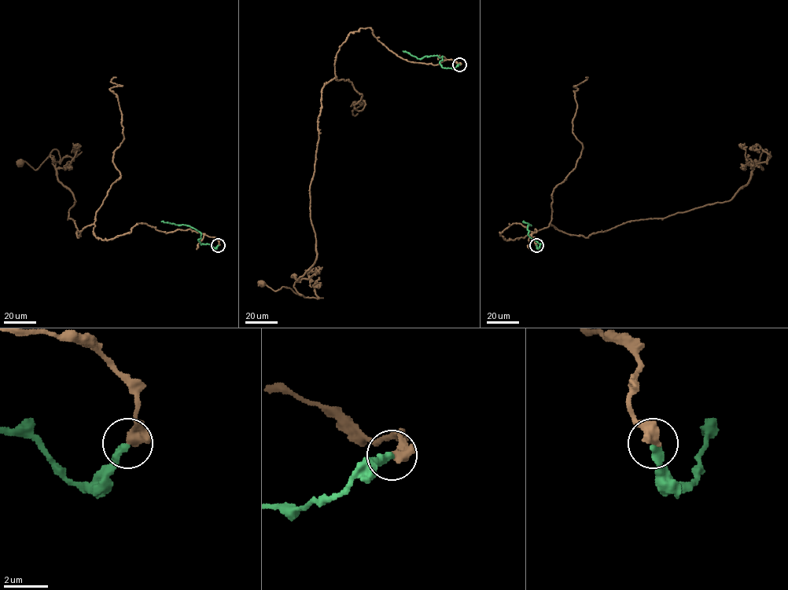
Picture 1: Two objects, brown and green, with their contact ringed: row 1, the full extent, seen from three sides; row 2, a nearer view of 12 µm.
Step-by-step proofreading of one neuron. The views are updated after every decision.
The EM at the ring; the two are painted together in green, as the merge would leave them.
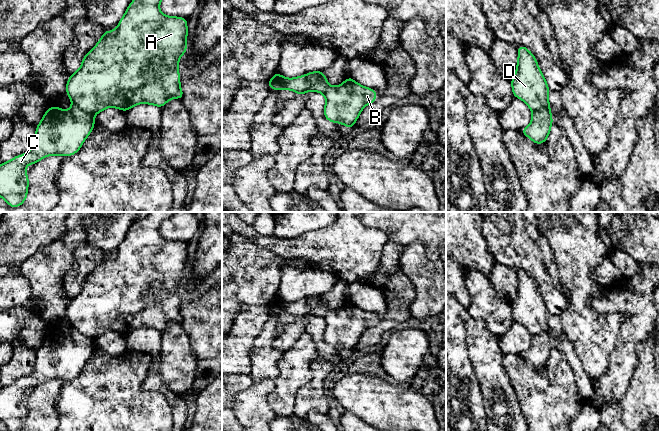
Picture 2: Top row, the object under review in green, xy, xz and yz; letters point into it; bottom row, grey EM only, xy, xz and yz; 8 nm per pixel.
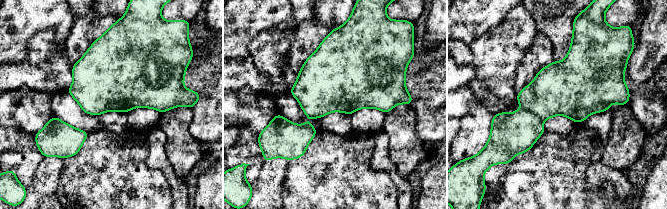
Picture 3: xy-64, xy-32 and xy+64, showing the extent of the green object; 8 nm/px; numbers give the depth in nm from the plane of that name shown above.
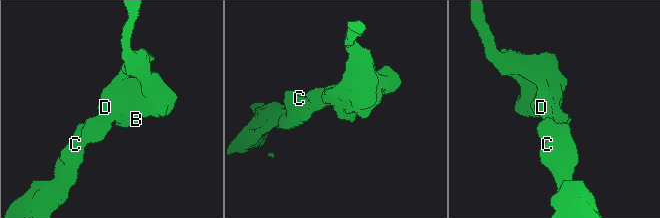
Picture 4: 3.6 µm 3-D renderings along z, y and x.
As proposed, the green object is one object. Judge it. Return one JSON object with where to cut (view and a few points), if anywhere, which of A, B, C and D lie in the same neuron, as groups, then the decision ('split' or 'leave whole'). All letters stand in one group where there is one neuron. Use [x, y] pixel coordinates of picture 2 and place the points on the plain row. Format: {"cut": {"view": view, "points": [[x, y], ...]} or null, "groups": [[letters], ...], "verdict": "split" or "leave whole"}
{"cut": {"view": "xy", "points": [[73, 326], [93, 340]]}, "groups": [["A", "B", "D"], ["C"]], "verdict": "split"}

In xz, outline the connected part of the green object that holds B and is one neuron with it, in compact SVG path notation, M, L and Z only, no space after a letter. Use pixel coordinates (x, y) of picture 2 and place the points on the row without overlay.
M323 295L306 297L305 301L311 308L311 314L322 317L326 322L324 341L349 353L353 352L362 333L374 327L378 320L374 313L358 308L351 300L337 311L328 308Z

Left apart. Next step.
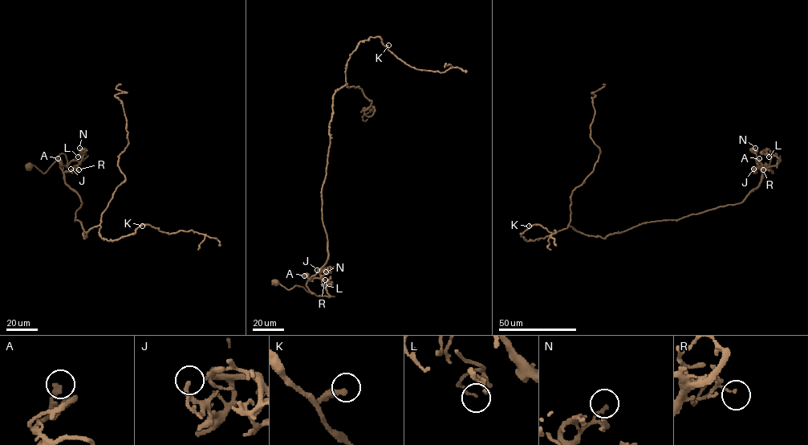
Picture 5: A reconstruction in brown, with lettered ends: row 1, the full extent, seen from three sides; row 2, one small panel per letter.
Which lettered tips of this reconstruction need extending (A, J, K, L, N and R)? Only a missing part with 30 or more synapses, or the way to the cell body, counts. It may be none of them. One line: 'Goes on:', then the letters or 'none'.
Goes on: none

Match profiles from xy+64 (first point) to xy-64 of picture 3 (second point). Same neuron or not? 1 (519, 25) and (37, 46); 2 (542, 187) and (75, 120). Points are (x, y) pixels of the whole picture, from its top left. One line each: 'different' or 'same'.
1: same
2: different

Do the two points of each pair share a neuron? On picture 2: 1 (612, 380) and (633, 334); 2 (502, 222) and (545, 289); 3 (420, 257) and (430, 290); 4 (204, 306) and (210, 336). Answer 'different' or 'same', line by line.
1: same
2: same
3: same
4: same

